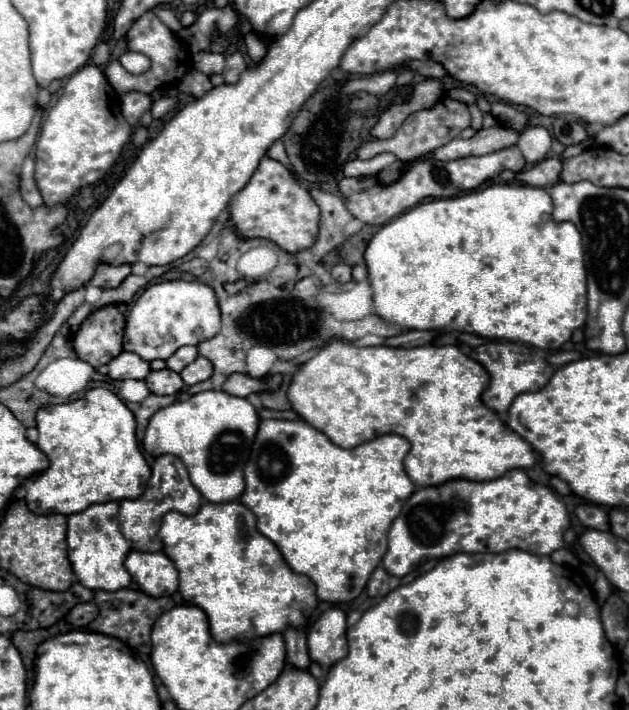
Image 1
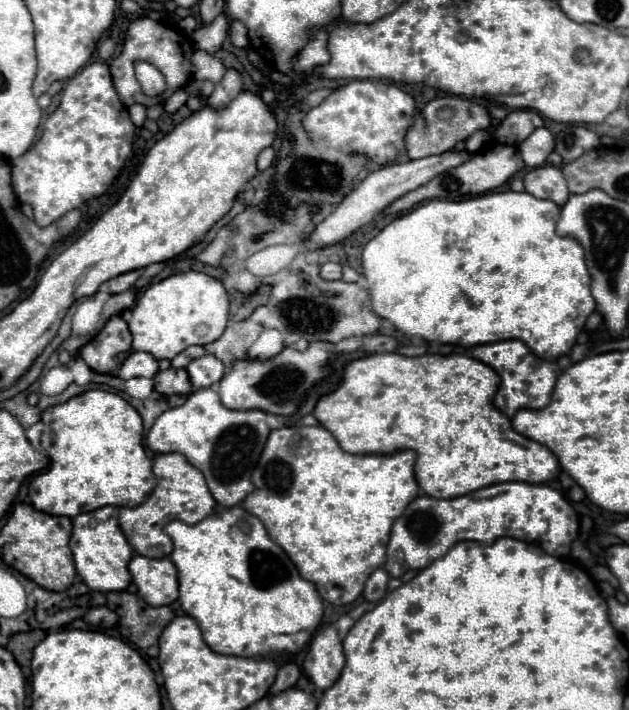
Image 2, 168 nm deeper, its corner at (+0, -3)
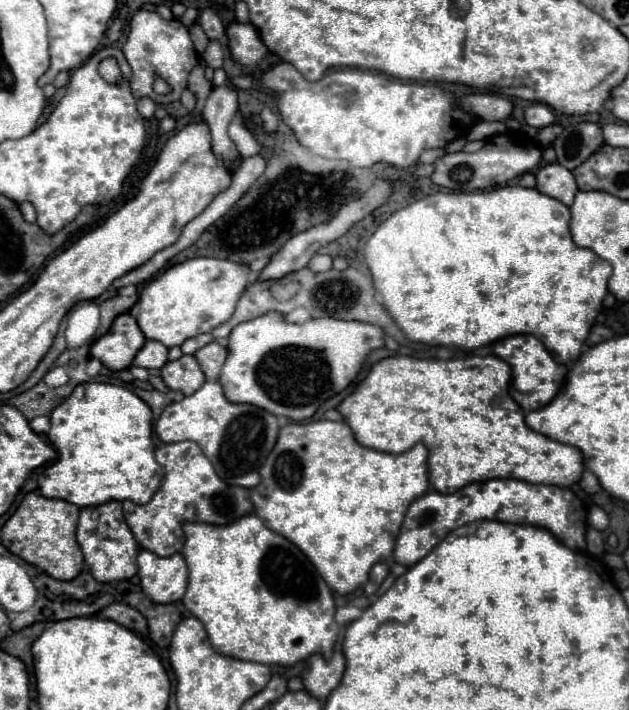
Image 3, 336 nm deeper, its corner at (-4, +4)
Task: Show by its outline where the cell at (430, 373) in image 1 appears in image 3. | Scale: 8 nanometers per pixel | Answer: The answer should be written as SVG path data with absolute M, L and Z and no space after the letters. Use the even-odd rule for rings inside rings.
M390 356L376 362L370 374L336 408L352 428L356 440L380 452L400 454L414 444L428 448L428 480L434 490L452 494L472 482L490 478L518 478L530 484L570 486L580 480L584 470L582 454L562 442L542 436L524 424L524 410L506 394L510 366L496 356L468 356L466 360L416 360Z

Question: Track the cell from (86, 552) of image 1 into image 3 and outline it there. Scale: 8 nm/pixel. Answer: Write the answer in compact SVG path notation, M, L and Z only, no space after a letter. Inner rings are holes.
M106 502L100 506L82 508L76 538L78 538L78 544L82 548L84 562L98 582L130 580L138 572L136 556L140 552L140 546L134 540L134 534L130 532L130 528L124 520L122 502Z

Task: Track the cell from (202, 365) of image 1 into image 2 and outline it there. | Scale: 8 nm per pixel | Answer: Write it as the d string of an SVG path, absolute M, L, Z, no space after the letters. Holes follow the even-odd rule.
M204 355L194 359L188 367L186 367L190 381L194 385L194 389L202 389L202 387L210 387L216 381L222 379L224 375L224 363L220 359L216 359L214 355Z

